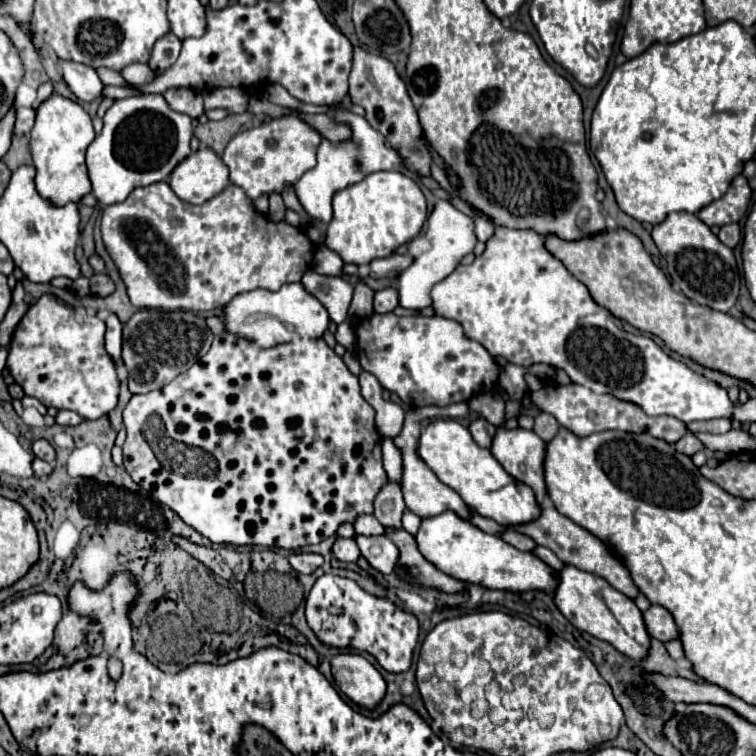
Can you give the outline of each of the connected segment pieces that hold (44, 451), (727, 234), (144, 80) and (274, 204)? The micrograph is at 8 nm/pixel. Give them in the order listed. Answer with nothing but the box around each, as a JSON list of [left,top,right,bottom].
[[32,440,56,464],[718,224,742,248],[120,64,156,86],[270,194,286,222]]

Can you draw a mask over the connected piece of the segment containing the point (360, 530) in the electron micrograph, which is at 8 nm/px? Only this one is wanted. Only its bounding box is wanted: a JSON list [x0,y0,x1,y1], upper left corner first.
[354,514,386,536]

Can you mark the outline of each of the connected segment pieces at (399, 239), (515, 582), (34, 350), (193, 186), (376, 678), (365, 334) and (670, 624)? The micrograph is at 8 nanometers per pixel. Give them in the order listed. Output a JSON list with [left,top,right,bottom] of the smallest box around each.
[[324,172,426,266],[416,512,560,594],[8,294,120,420],[168,148,228,204],[332,654,386,710],[356,312,500,406],[644,606,678,642]]

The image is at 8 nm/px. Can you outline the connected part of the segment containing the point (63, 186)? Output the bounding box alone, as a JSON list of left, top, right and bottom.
[30,94,92,206]

